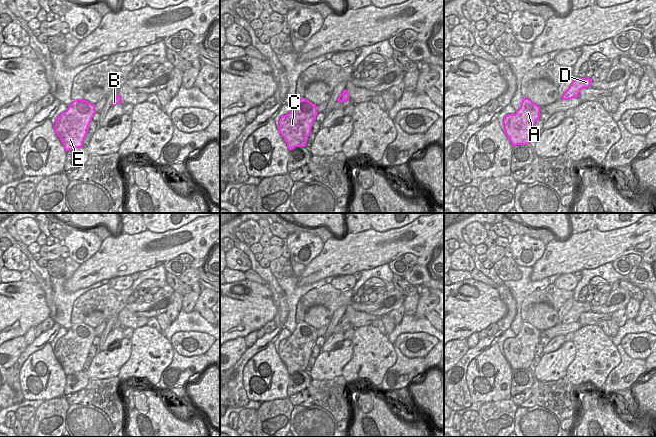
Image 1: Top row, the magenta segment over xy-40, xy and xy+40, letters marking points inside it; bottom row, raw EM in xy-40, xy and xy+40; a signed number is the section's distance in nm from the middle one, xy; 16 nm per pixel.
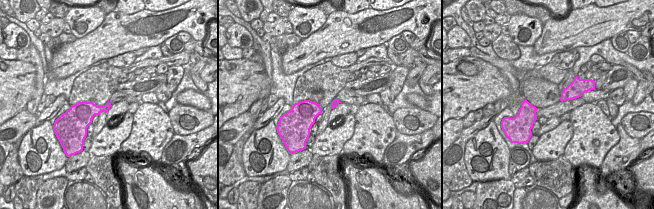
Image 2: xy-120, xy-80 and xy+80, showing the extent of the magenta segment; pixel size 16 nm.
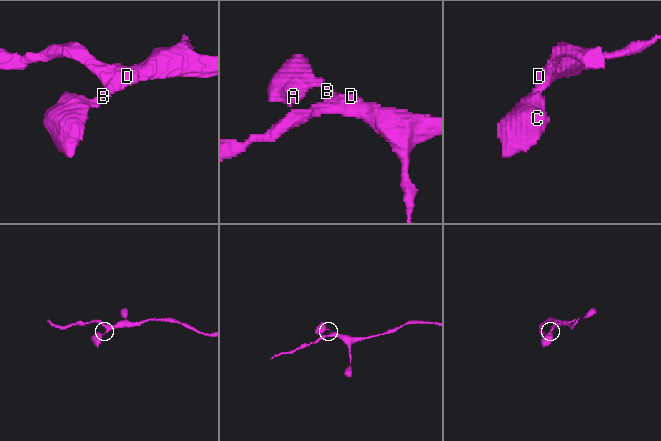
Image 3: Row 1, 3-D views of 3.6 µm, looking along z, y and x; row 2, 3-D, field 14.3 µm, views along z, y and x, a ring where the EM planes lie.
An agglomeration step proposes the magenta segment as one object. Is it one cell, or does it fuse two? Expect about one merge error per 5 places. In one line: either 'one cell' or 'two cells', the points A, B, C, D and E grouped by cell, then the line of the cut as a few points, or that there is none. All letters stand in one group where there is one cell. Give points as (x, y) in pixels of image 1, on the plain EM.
one cell; groups A B C D E; cut none

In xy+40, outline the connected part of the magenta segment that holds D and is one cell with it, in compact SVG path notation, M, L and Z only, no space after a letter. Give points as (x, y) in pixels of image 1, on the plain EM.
M573 302L573 305L569 312L563 317L562 324L569 324L579 321L579 317L583 312L589 312L593 302Z

